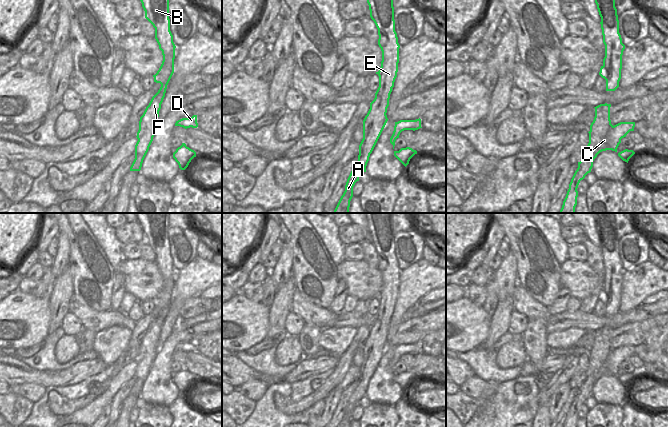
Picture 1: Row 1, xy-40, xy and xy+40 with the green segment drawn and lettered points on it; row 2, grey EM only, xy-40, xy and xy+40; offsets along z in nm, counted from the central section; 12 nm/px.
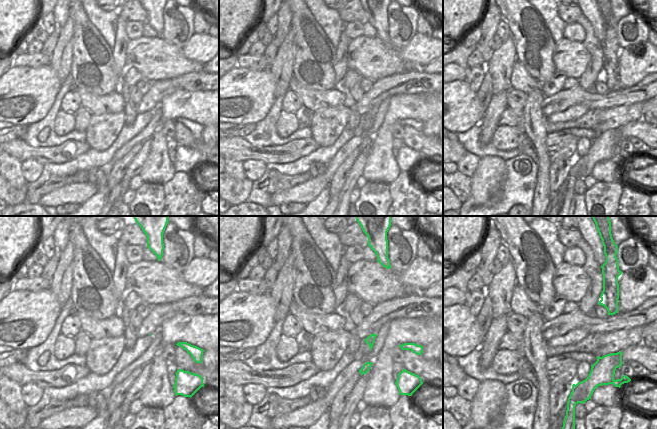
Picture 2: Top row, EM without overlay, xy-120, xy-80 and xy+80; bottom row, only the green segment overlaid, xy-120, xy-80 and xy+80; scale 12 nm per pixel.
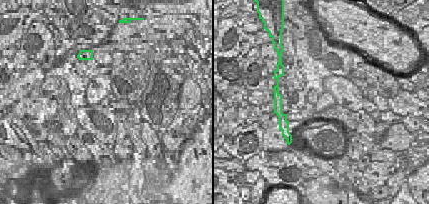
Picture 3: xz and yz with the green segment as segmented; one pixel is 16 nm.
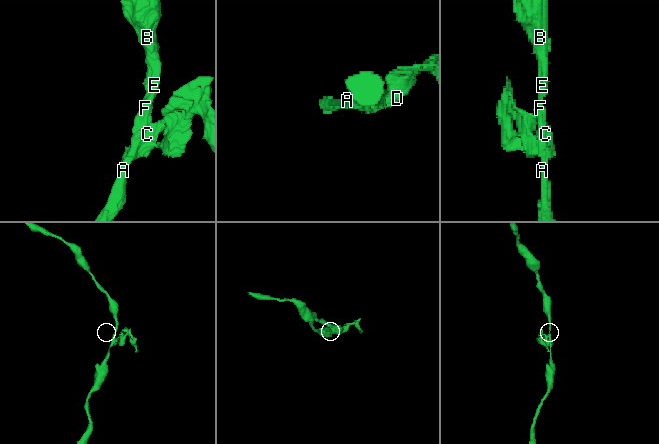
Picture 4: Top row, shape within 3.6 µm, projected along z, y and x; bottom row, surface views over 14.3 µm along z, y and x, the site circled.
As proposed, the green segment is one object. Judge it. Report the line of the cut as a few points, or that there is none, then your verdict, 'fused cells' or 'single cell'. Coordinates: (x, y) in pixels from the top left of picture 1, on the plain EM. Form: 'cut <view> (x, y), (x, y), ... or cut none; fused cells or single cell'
cut none; single cell

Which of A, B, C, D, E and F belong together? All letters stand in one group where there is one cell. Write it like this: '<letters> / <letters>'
A B C D E F

